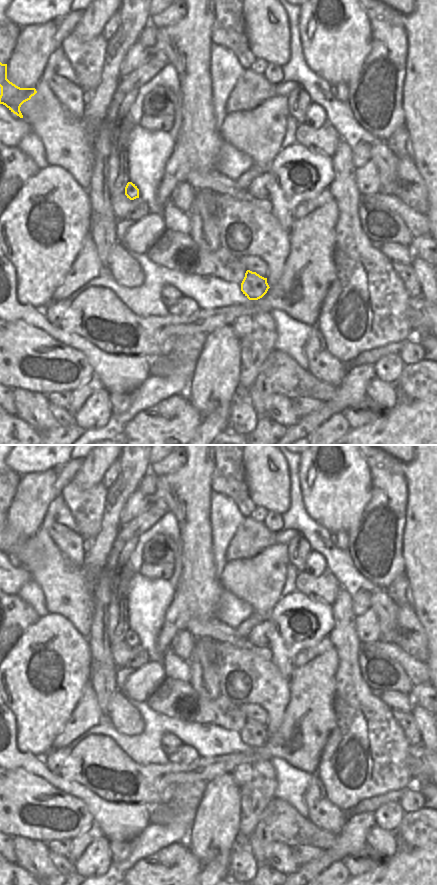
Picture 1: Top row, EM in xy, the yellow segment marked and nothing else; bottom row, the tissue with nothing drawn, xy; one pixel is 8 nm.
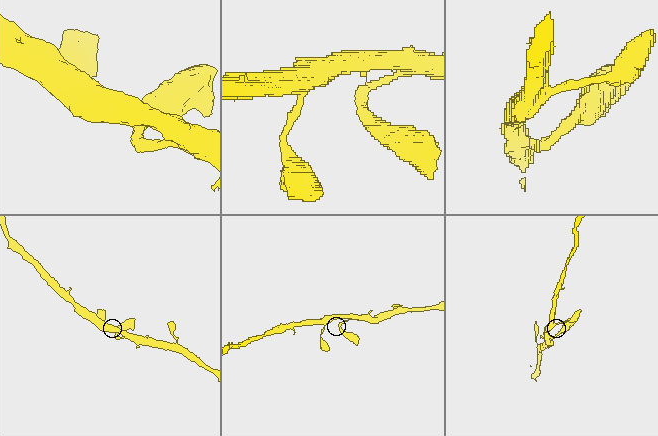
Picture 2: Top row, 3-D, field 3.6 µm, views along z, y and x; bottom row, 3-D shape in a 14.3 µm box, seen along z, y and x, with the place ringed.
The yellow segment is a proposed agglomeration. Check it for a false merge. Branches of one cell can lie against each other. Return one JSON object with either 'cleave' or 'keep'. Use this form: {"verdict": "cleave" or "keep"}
{"verdict": "keep"}

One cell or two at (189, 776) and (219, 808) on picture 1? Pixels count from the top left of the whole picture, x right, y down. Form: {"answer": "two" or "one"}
{"answer": "two"}

